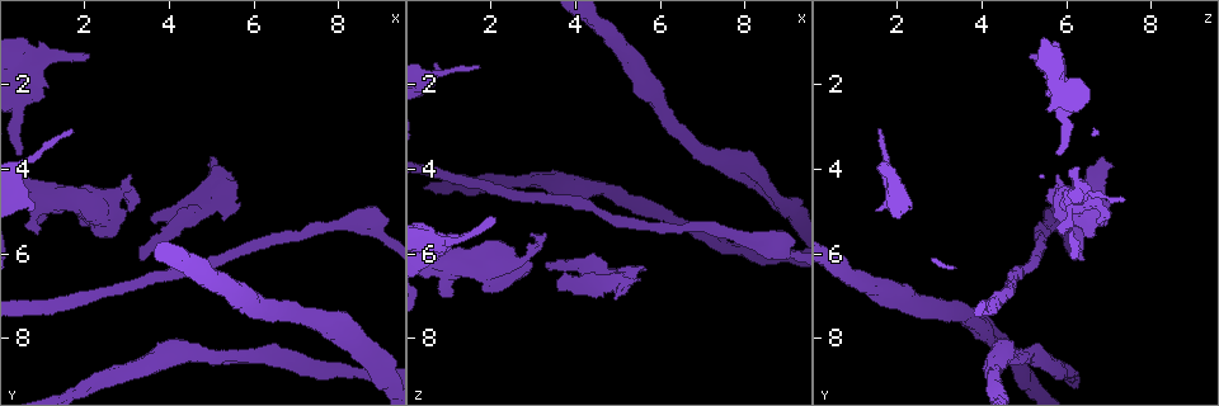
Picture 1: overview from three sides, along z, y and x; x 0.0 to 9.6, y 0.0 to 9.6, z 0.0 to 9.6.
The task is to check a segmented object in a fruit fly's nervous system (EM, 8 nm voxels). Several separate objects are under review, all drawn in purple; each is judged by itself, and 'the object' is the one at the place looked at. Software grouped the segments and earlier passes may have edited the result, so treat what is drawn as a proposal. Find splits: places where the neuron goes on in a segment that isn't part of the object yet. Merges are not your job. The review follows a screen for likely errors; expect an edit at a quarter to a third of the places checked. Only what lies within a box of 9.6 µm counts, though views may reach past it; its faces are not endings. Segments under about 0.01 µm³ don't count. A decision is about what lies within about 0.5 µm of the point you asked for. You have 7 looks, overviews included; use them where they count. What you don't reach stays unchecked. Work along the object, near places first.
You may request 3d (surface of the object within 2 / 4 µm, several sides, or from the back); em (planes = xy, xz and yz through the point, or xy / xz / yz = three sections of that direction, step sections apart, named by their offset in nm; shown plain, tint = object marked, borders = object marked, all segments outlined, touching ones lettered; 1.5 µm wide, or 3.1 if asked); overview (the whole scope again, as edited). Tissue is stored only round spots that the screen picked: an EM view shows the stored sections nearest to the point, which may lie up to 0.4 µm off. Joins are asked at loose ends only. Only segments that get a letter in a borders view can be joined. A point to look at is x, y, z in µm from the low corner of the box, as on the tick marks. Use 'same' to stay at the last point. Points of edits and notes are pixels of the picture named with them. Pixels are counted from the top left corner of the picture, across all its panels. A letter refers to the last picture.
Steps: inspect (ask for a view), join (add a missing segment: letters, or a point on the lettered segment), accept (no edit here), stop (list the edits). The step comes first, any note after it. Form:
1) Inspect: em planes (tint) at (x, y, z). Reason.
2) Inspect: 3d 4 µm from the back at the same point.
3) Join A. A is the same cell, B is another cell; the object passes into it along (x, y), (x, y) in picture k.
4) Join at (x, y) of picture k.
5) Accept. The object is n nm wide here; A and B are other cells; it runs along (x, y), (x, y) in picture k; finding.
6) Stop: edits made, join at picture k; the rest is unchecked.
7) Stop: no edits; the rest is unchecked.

Inspect: 3d 2 µm at (2.10, 1.25, 5.15). An open end.

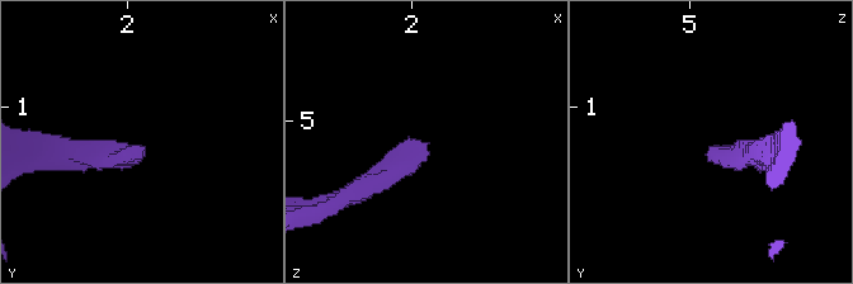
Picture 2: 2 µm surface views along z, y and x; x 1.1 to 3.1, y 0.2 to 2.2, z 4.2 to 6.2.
Inspect: em xy step 4 (borders) at (2.10, 1.28, 5.16).

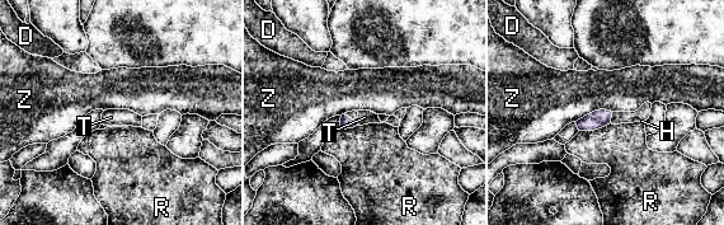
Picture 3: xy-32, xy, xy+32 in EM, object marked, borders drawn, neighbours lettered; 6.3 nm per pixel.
Inspect: em planes (borders) at the same point.

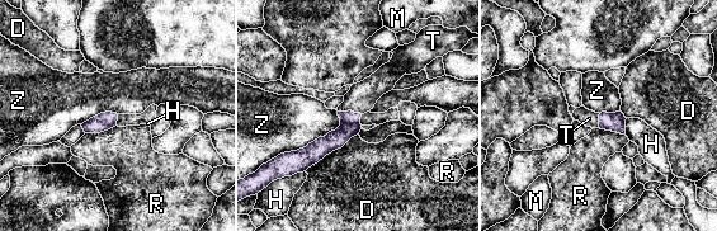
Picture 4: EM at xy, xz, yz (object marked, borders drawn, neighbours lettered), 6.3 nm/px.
Join T. The object is 120 nm wide here; T is the same cell, D, H, M, R and Z are other cells; the object passes into it along (350, 126), (349, 111), (362, 97) in picture 4; it goes on there.

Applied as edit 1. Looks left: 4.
Inspect: overview. Redraw.

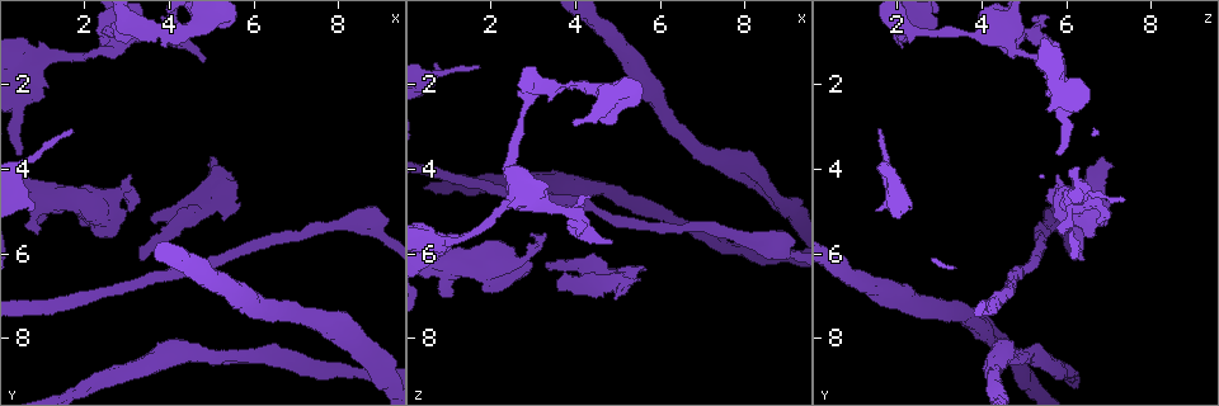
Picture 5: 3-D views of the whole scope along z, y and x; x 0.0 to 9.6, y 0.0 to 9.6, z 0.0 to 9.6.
Inspect: 3d 2 µm at (3.60, 5.20, 6.90). An open end.

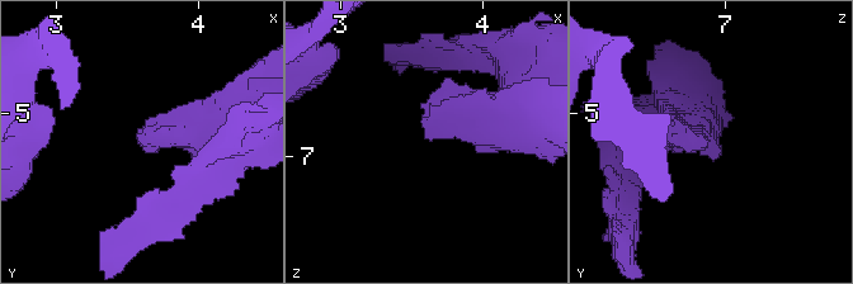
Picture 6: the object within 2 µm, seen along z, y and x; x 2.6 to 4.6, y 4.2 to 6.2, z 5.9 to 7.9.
Inspect: em planes (borders) at (3.64, 5.22, 6.88).

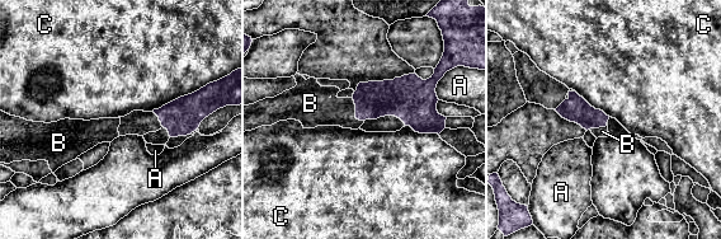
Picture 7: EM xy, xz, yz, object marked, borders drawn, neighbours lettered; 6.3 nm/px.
Join B. B is the same cell, A and C are other cells; the object passes into it along (373, 99), (356, 112), (316, 108) in picture 7; it goes on there.

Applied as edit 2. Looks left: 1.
Stop: edits made, join at picture 4, join at picture 7; the rest is unchecked.

